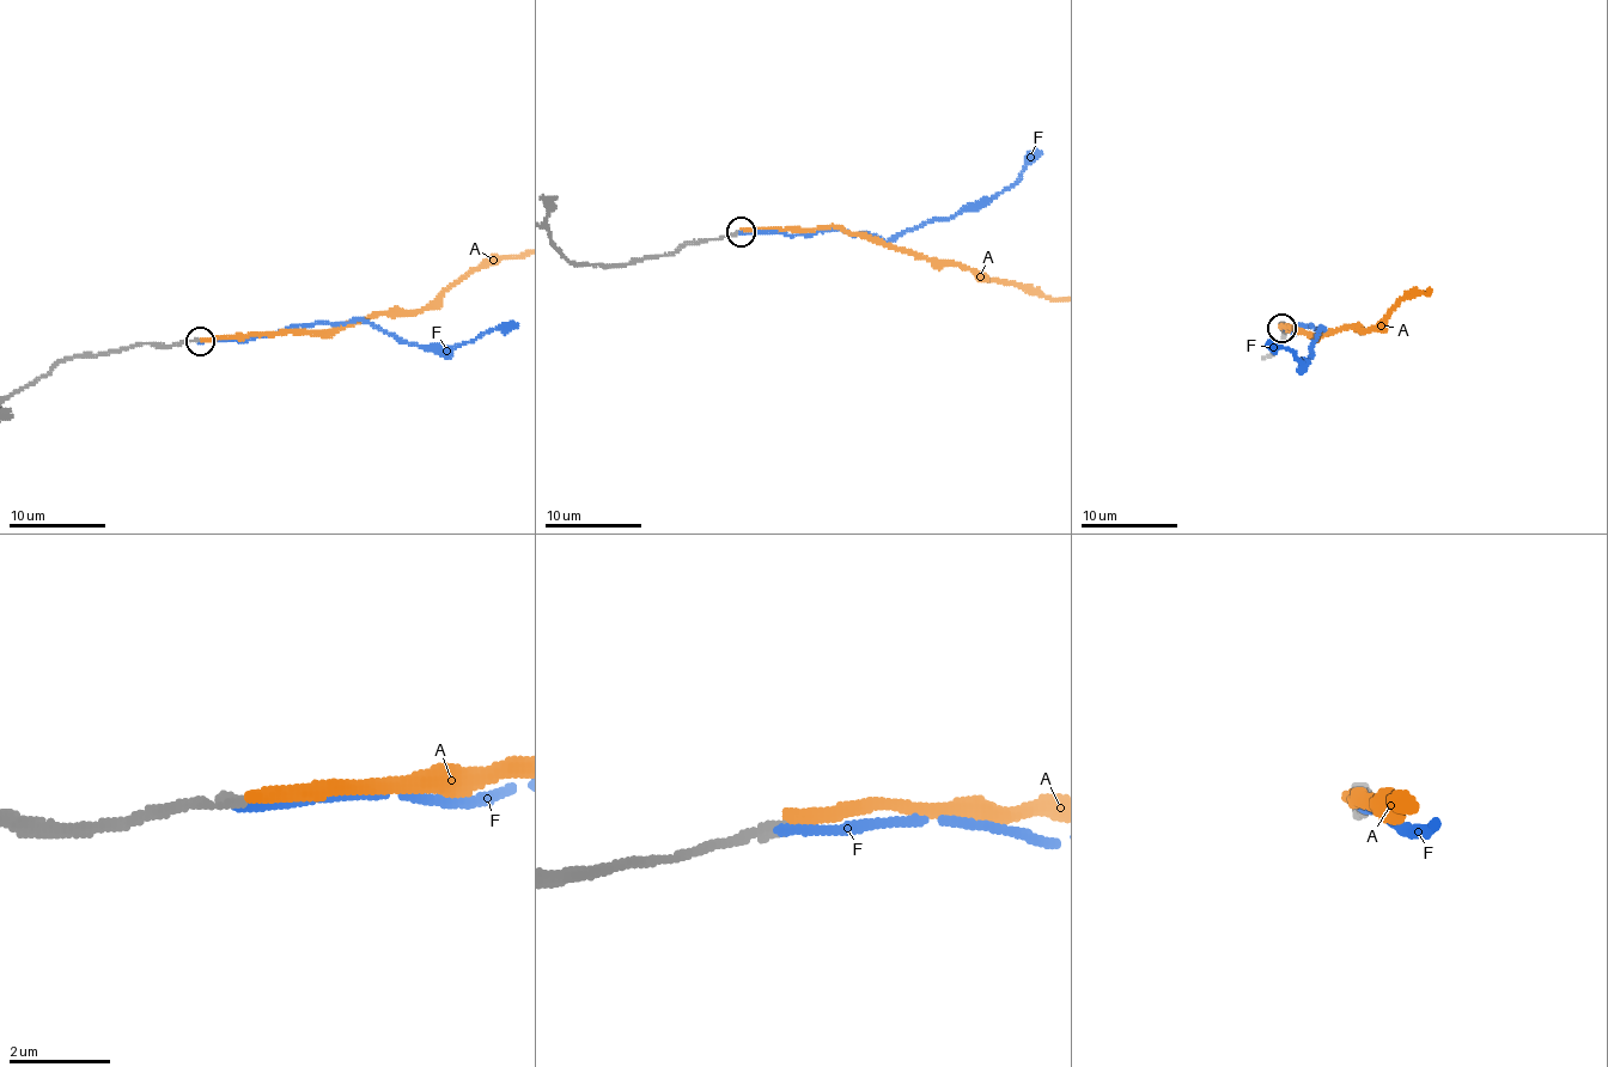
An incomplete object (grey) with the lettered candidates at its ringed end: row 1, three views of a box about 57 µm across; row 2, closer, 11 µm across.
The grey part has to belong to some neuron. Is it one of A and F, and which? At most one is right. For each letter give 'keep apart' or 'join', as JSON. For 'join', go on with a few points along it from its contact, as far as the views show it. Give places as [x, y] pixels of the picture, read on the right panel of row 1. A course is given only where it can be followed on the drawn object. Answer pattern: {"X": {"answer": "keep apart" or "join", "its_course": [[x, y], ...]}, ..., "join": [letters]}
{"A": {"answer": "keep apart"}, "F": {"answer": "keep apart"}, "join": []}

